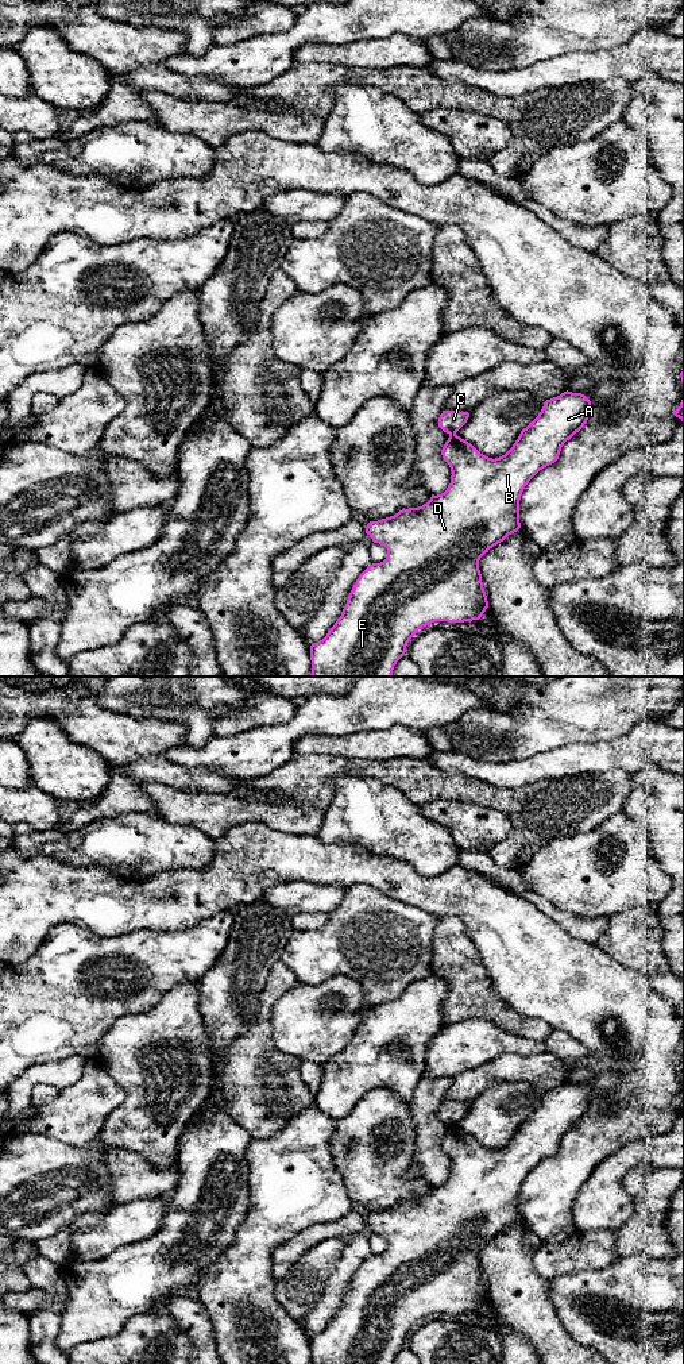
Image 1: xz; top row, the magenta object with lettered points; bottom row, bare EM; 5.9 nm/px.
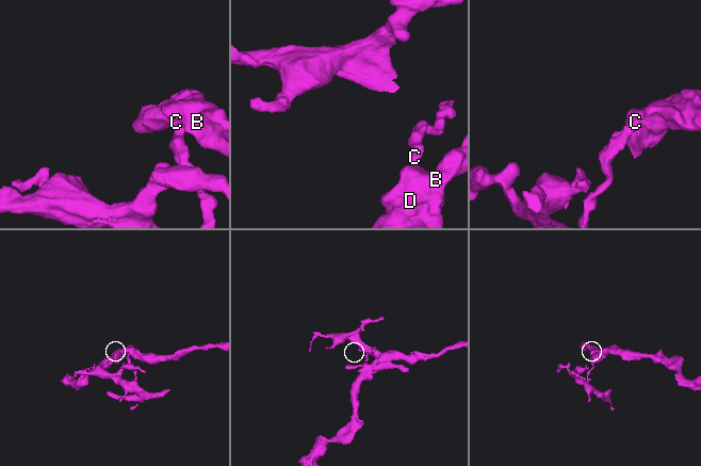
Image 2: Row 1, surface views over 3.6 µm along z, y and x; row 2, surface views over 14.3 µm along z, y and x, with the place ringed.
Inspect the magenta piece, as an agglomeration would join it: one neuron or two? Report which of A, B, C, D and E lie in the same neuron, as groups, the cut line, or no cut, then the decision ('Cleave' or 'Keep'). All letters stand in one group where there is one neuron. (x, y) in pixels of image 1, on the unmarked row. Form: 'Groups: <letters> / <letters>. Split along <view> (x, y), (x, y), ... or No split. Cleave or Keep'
Groups: A B D E / C. Split along xz (455, 1124), (449, 1126). Cleave

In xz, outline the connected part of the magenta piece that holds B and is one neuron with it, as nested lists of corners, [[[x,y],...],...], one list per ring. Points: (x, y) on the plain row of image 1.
[[[567,1082],[557,1088],[546,1091],[538,1107],[521,1122],[513,1138],[505,1147],[495,1151],[480,1145],[471,1134],[461,1130],[456,1125],[449,1126],[441,1141],[441,1147],[452,1163],[451,1175],[448,1176],[447,1182],[437,1187],[432,1186],[430,1191],[422,1198],[402,1201],[394,1207],[378,1213],[370,1213],[367,1215],[366,1225],[370,1226],[374,1234],[383,1236],[387,1240],[387,1248],[380,1255],[370,1256],[359,1267],[349,1284],[341,1307],[337,1310],[335,1317],[328,1322],[326,1328],[322,1332],[310,1337],[312,1364],[393,1364],[397,1353],[405,1346],[407,1334],[422,1318],[426,1318],[434,1313],[464,1314],[479,1311],[488,1299],[487,1287],[483,1280],[482,1265],[479,1261],[480,1249],[490,1240],[503,1233],[509,1226],[517,1224],[521,1219],[519,1191],[525,1178],[540,1161],[554,1155],[559,1151],[564,1134],[569,1132],[576,1124],[579,1124],[587,1114],[590,1109],[590,1101],[591,1093],[581,1084],[572,1084]]]

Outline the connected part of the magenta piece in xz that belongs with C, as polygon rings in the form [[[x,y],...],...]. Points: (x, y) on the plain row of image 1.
[[[443,1102],[443,1105],[438,1109],[438,1118],[444,1124],[455,1126],[467,1114],[468,1109],[468,1103]]]

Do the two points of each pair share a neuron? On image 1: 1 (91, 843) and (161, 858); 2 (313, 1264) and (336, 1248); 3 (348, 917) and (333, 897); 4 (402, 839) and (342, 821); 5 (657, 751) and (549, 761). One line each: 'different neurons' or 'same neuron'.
1: same neuron
2: same neuron
3: different neurons
4: same neuron
5: same neuron

